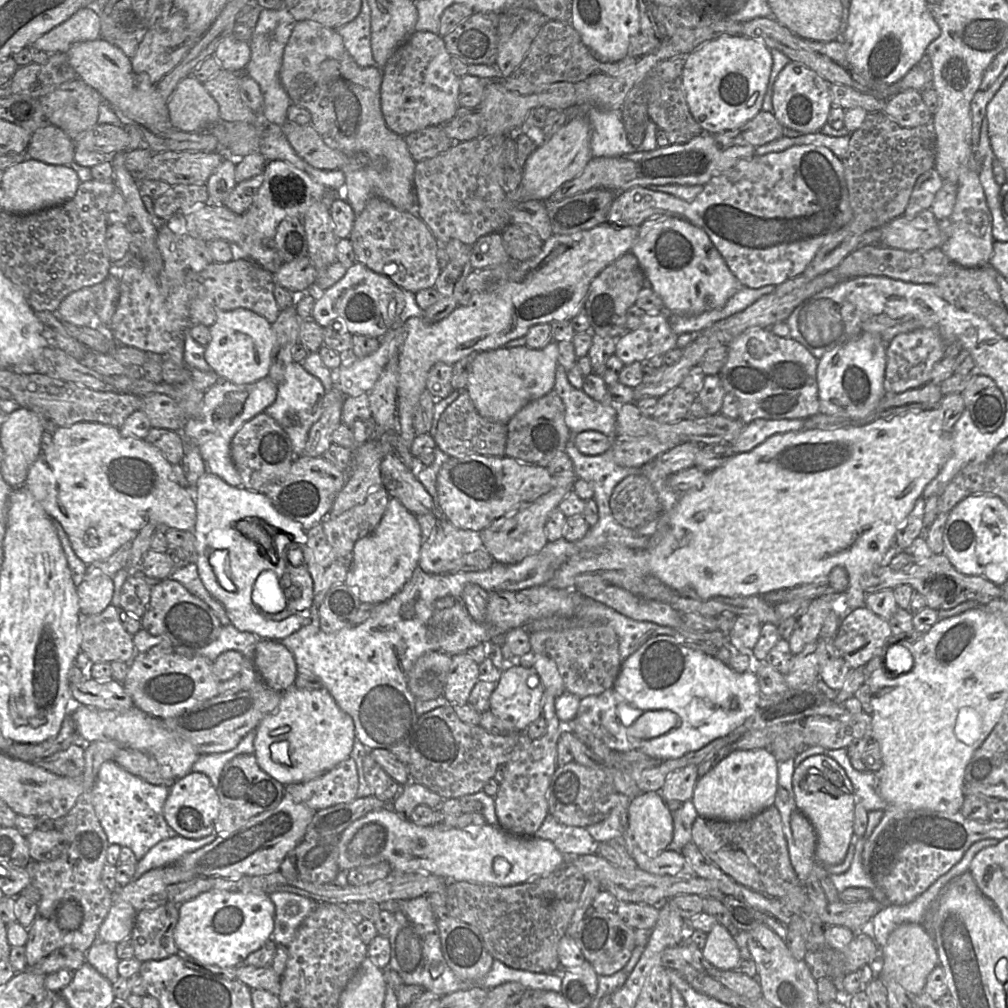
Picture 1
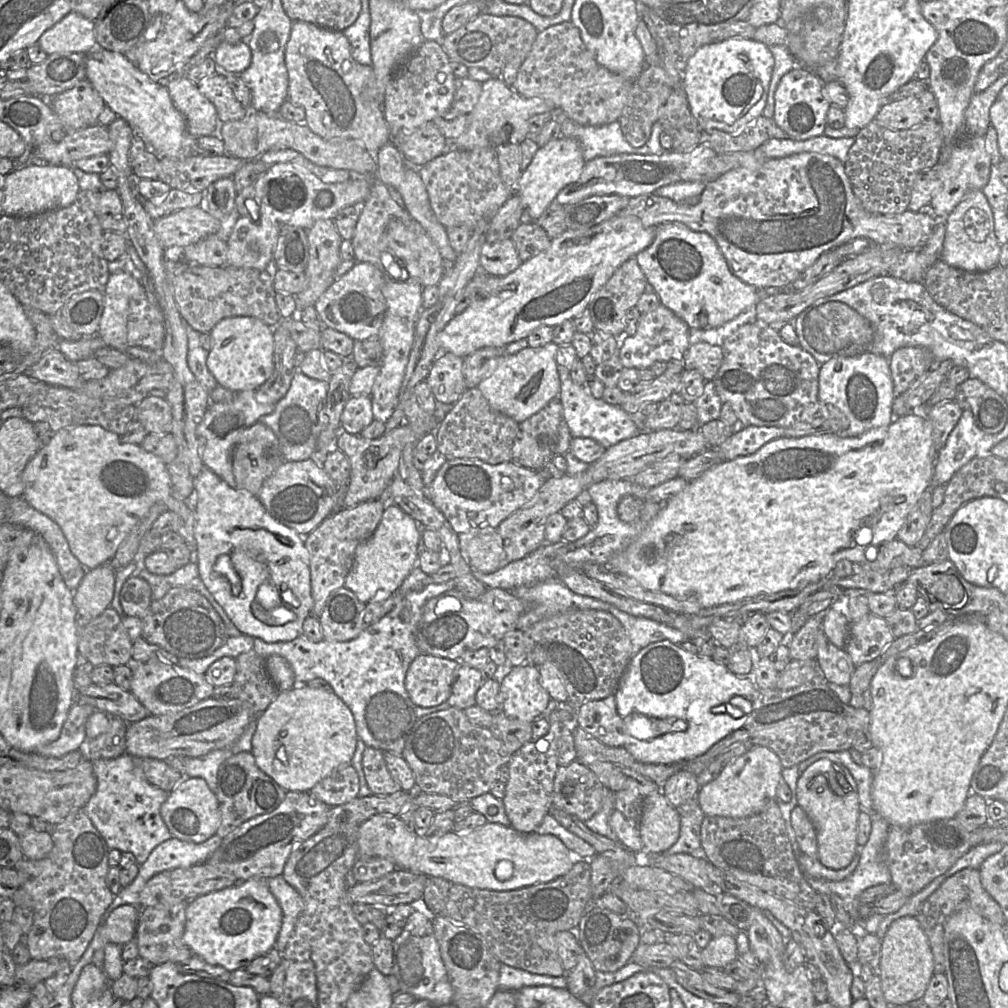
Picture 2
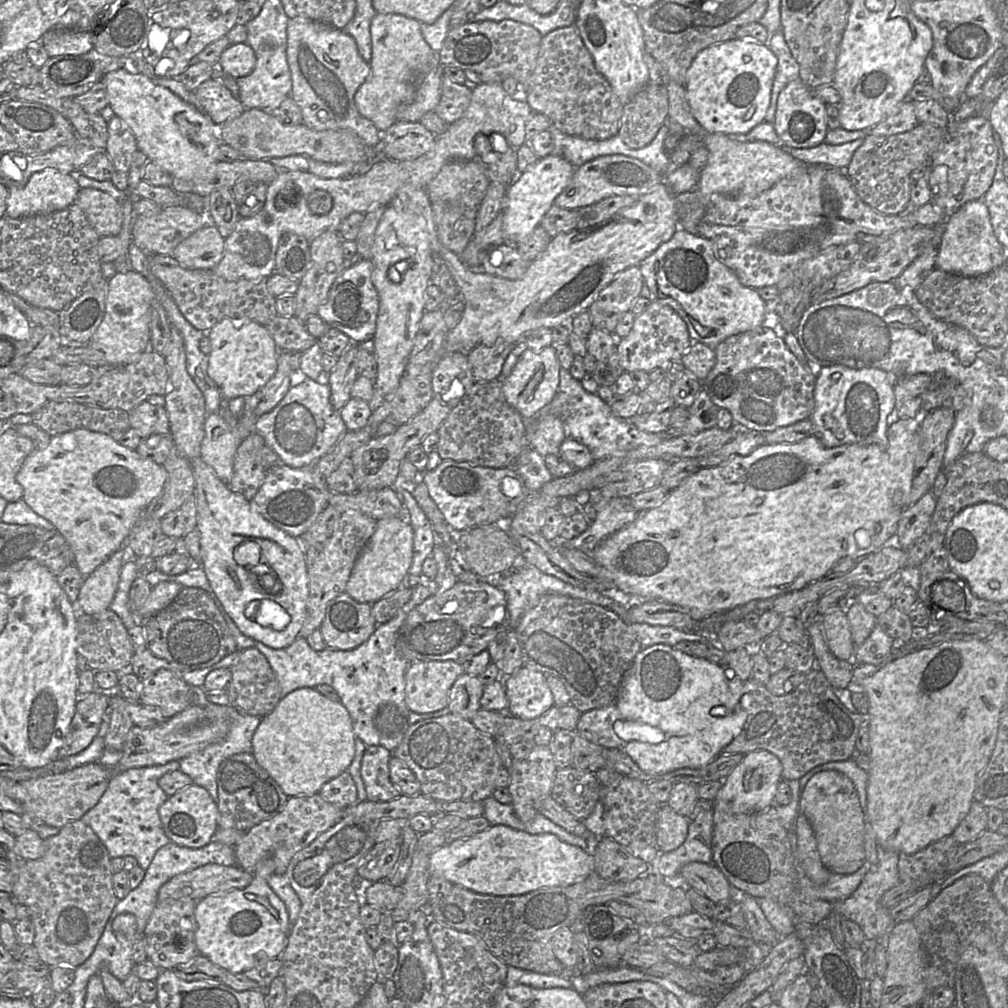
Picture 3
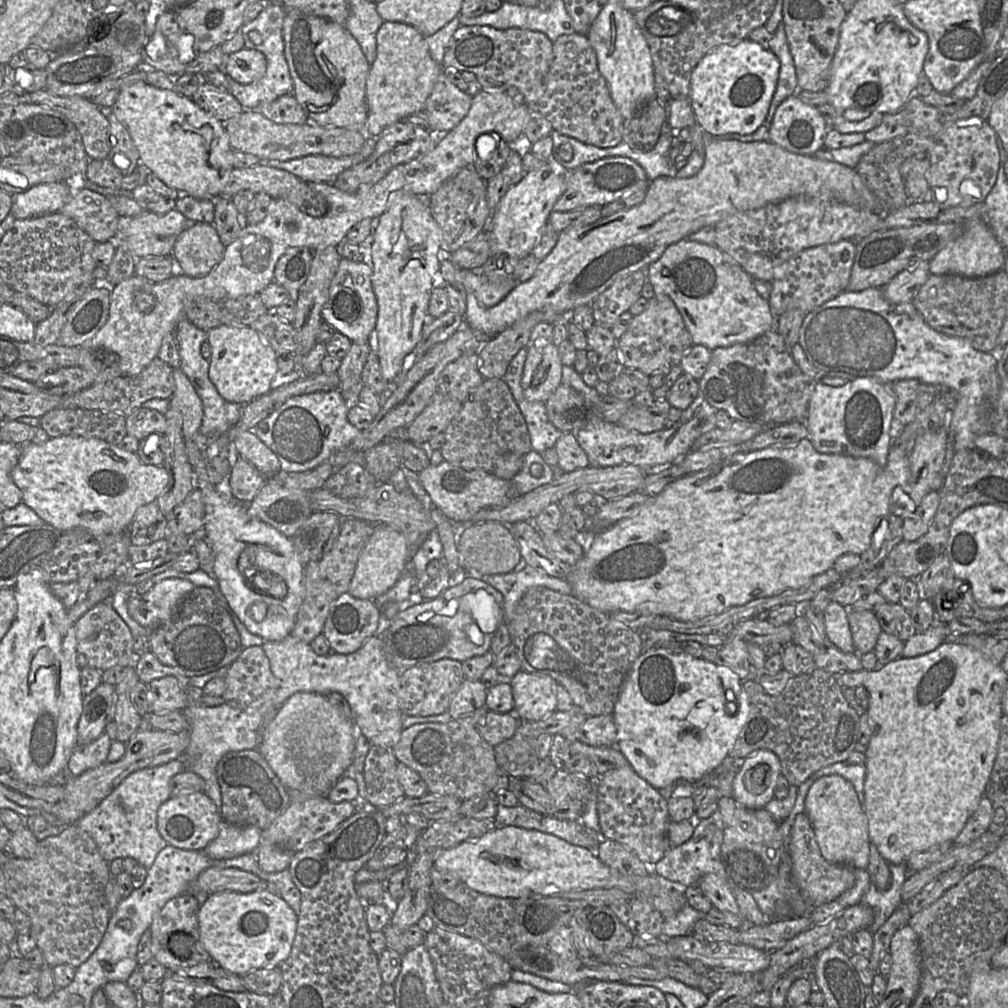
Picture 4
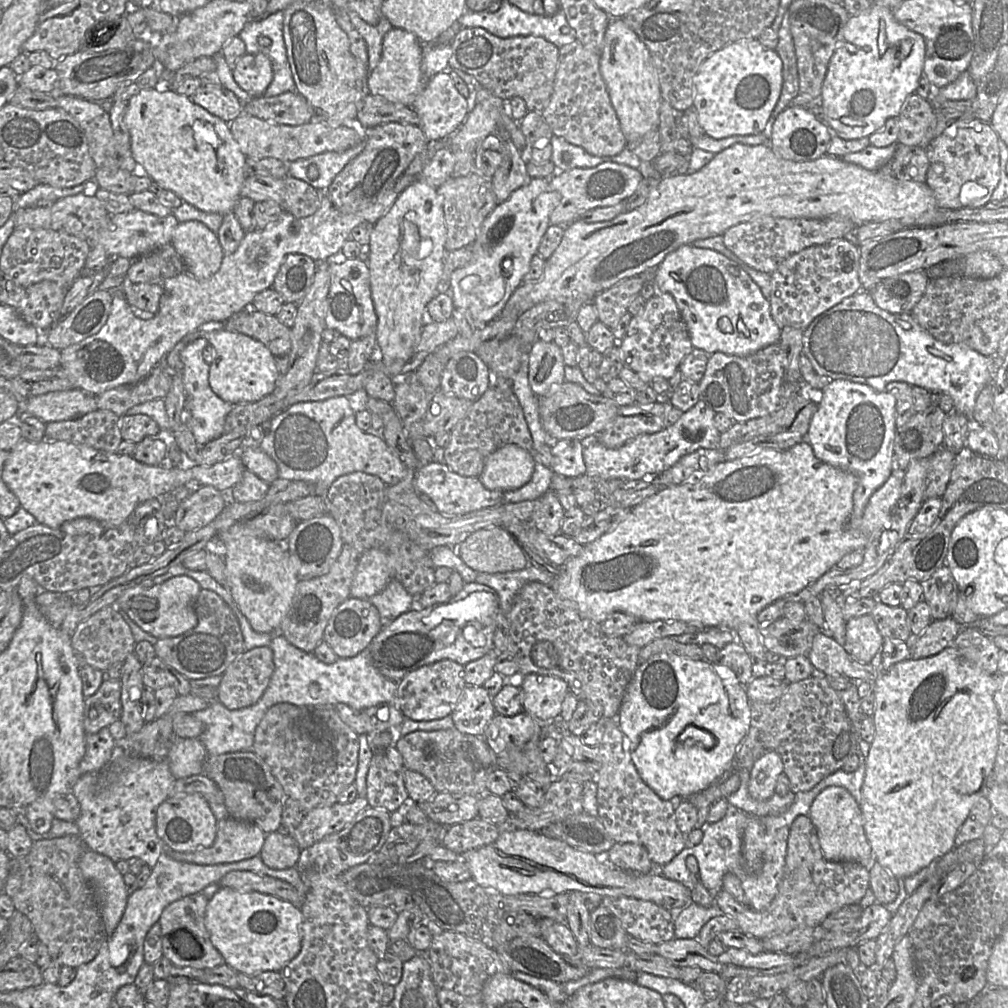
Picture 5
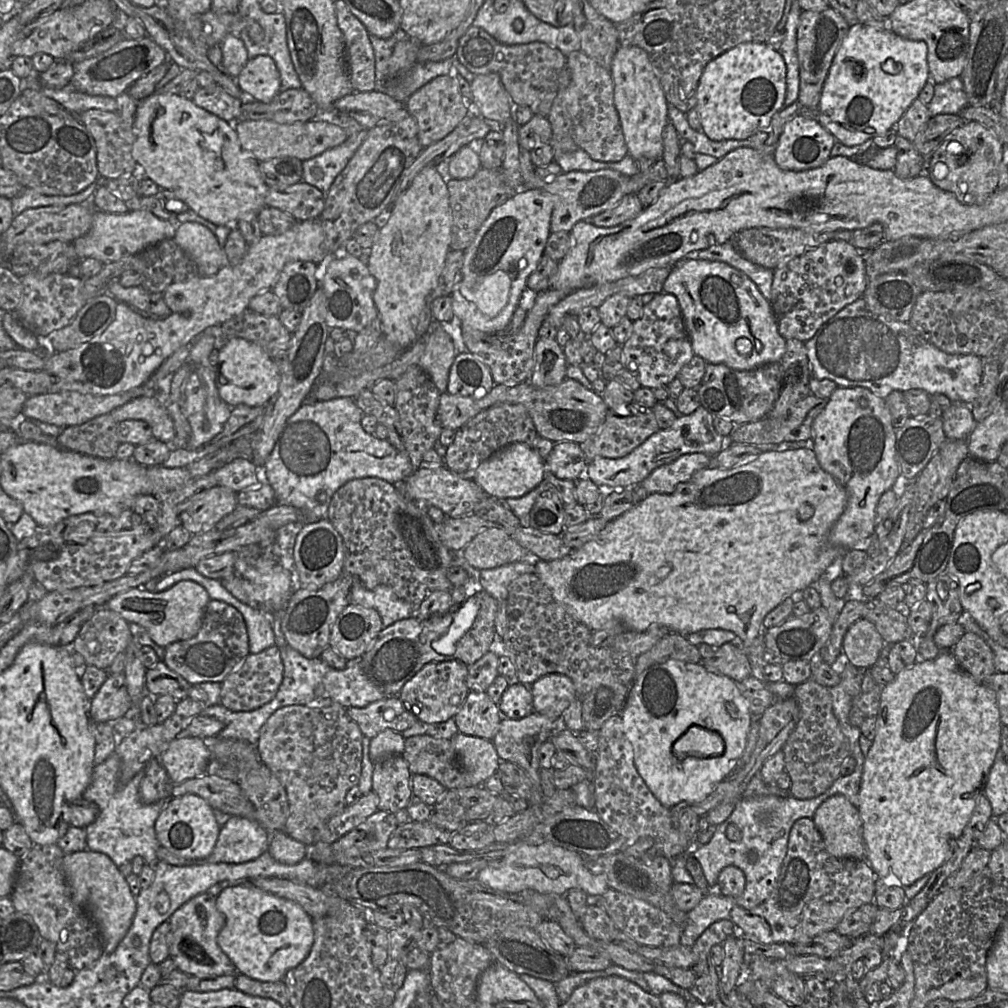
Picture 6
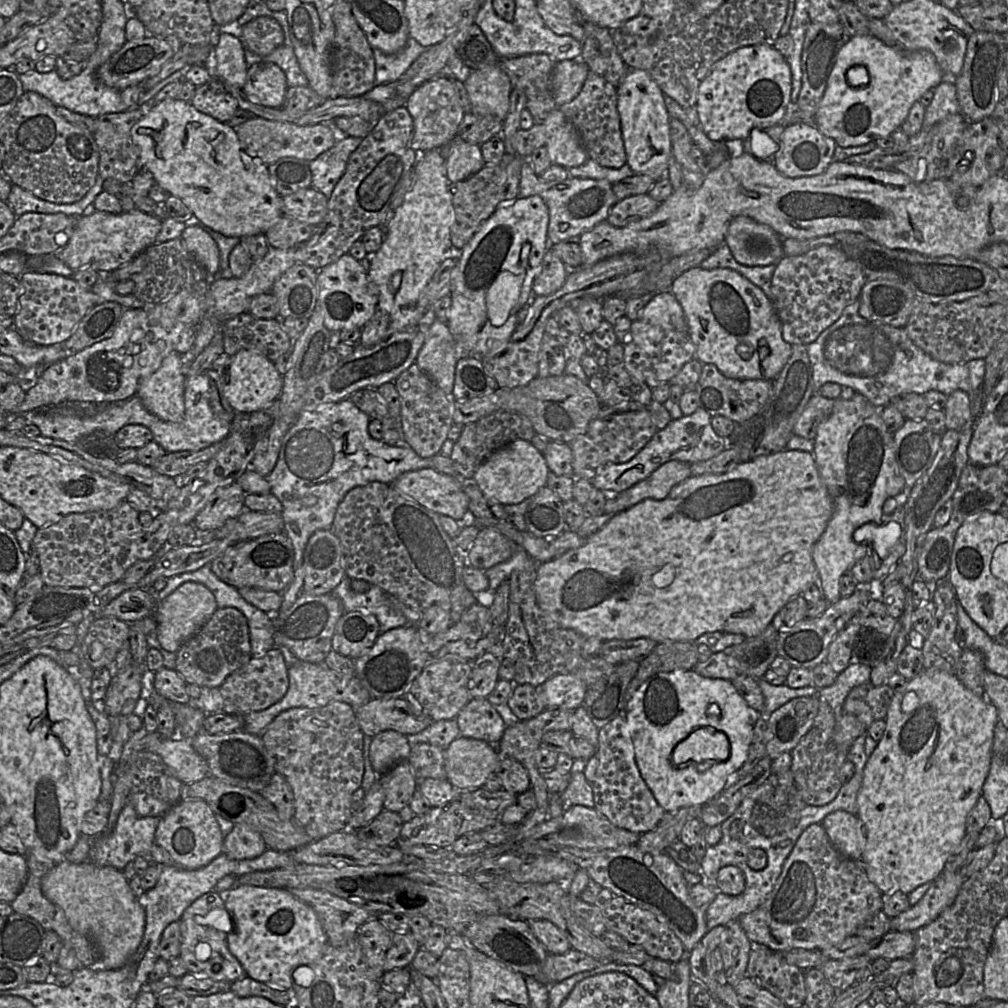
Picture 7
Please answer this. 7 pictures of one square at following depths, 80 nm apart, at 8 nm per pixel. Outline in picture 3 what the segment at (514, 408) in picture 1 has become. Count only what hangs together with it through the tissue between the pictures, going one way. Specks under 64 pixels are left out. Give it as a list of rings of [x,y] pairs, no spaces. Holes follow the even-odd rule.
[[[552,344],[540,351],[533,351],[527,347],[510,375],[502,379],[502,391],[507,403],[515,408],[523,419],[531,418],[548,405],[559,391],[560,367],[556,348]]]

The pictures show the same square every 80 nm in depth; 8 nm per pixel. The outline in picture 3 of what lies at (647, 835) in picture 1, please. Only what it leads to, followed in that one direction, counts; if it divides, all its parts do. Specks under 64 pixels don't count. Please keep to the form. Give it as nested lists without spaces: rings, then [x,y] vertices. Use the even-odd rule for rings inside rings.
[[[662,804],[656,820],[656,841],[661,852],[678,848],[686,839],[690,820]]]

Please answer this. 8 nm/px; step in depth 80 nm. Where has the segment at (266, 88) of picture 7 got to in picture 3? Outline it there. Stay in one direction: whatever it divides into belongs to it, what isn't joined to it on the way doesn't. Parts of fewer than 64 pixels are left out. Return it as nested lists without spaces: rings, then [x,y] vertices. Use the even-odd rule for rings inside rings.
[[[245,42],[230,44],[221,54],[218,67],[234,78],[249,75],[255,68],[256,54]]]

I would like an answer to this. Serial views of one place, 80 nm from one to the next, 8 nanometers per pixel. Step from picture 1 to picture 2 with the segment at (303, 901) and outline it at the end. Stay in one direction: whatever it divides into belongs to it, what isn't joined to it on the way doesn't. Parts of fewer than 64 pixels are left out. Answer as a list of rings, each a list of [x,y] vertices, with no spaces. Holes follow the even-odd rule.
[[[280,875],[267,880],[268,887],[282,910],[282,925],[274,948],[283,957],[292,931],[304,909],[304,902],[299,892],[290,886]]]

